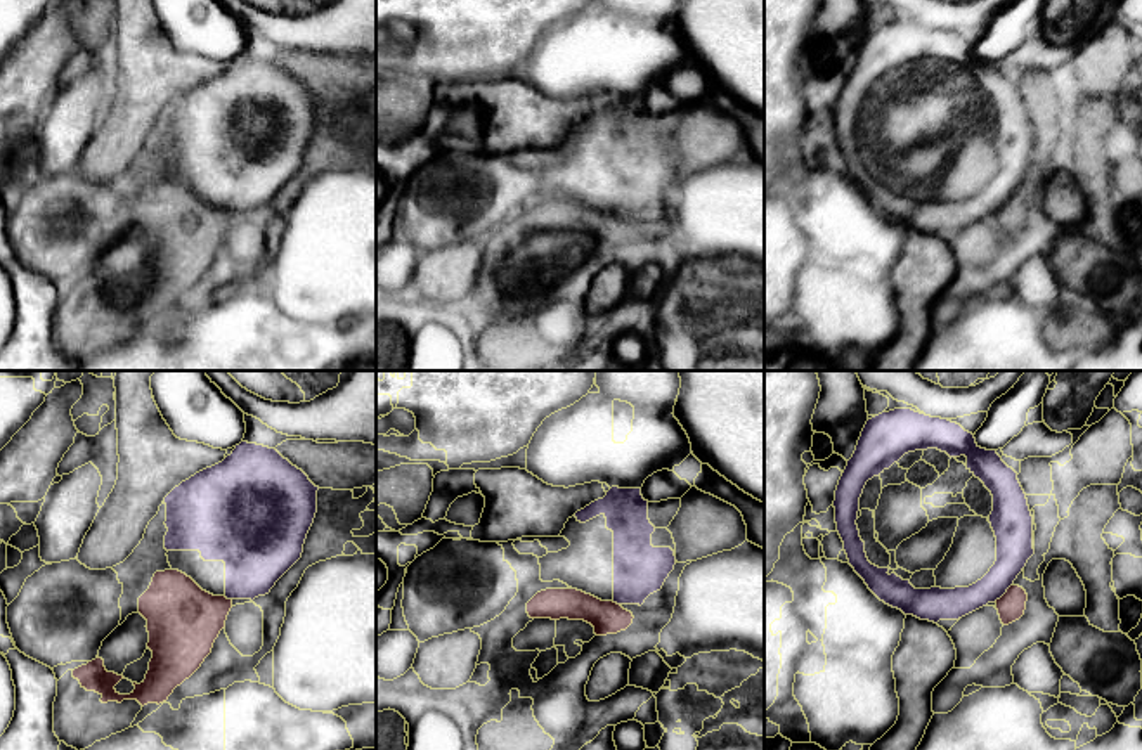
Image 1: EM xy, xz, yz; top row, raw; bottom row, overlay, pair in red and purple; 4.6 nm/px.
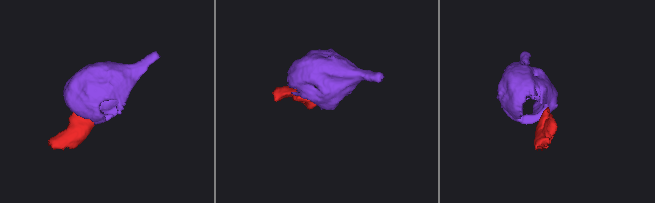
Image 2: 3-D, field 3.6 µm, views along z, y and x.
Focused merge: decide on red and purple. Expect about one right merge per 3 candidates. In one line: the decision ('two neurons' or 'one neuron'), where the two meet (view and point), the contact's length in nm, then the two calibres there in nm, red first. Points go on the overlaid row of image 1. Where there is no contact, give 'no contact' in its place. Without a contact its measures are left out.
two neurons | yz (1004, 594) | 120 nm | 130/180 nm

